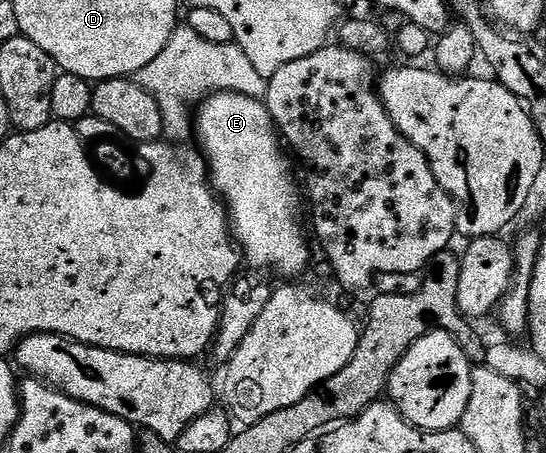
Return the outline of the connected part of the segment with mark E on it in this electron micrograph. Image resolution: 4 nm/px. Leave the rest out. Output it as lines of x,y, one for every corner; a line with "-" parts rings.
240,93
212,95
197,108
196,139
197,135
197,146
206,157
212,186
226,204
232,234
245,262
247,259
254,266
251,268
261,269
263,272
275,271
286,278
283,280
297,280
294,278
304,274
310,263
310,247
306,244
305,233
302,232
302,203
298,200
300,187
299,184
298,187
294,184
294,175
290,172
289,161
286,160
287,152
284,150
283,140
265,102
244,97

